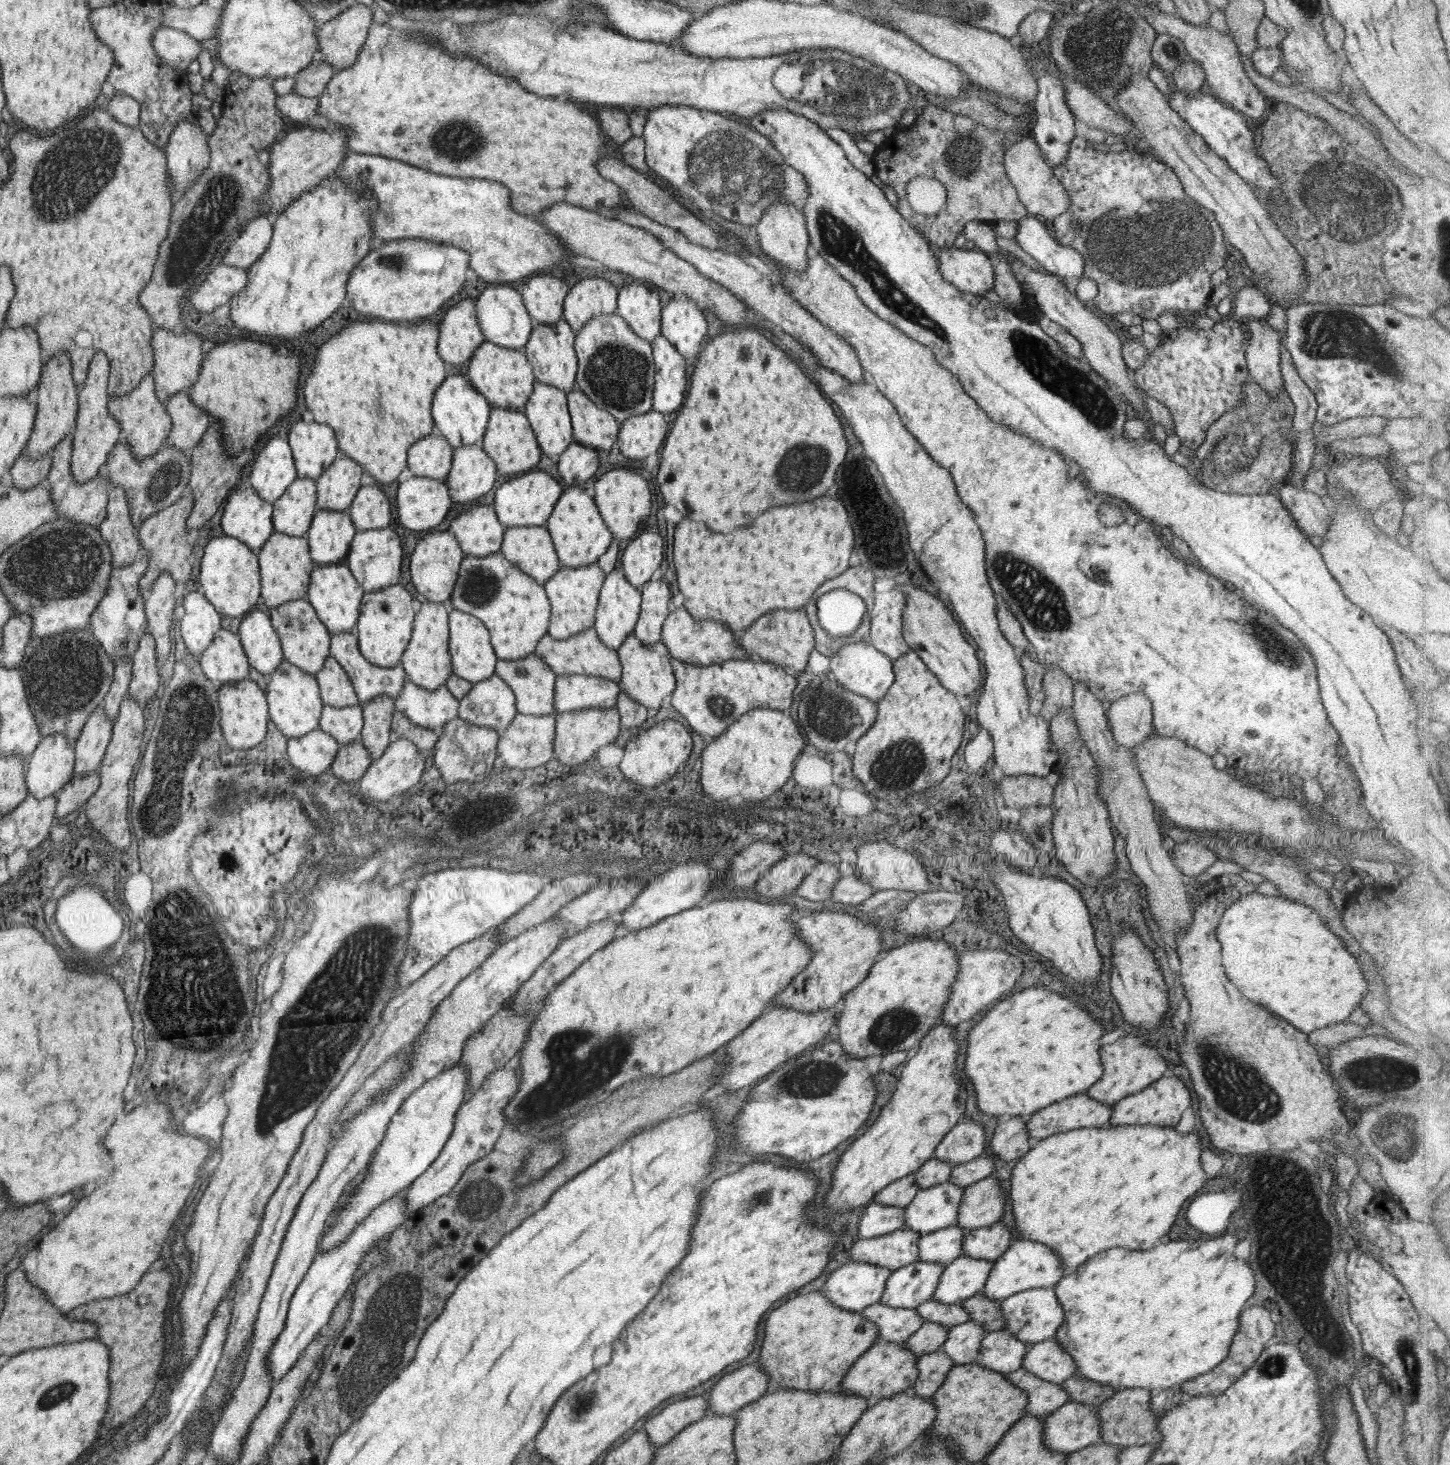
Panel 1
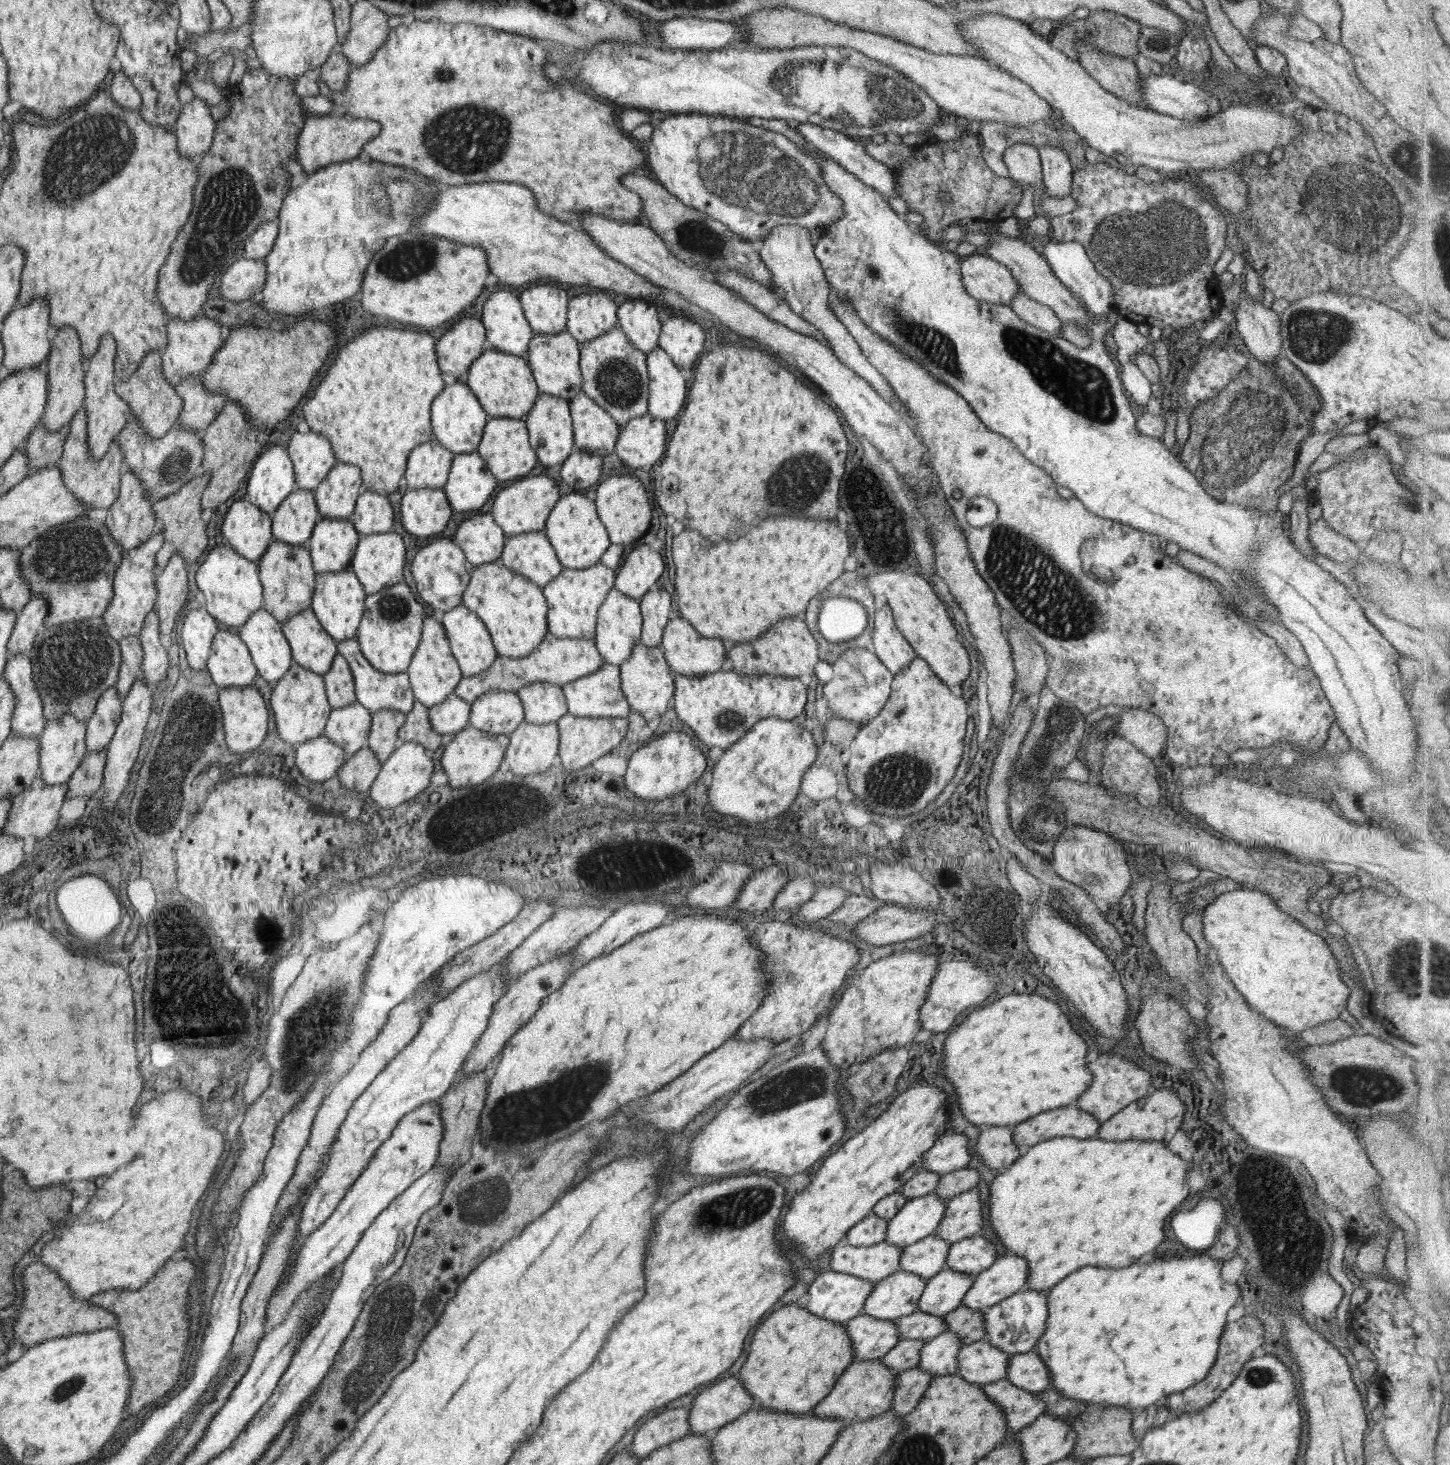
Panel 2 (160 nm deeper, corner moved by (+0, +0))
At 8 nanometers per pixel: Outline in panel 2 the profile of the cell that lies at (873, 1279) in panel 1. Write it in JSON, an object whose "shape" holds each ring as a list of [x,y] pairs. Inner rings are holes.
{"shape":[[[834,1270],[817,1273],[808,1287],[807,1294],[809,1294],[809,1298],[804,1308],[807,1308],[811,1314],[815,1314],[820,1318],[843,1325],[861,1313],[863,1303],[873,1285],[873,1282],[861,1280],[850,1274],[841,1274]]]}

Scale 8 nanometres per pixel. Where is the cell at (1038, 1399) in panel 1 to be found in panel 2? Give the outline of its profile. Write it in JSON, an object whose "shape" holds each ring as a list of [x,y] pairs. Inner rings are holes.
{"shape":[[[1006,1377],[984,1385],[981,1391],[1003,1411],[1005,1427],[1011,1434],[1019,1432],[1045,1412],[1038,1393],[1023,1391],[1008,1382]]]}

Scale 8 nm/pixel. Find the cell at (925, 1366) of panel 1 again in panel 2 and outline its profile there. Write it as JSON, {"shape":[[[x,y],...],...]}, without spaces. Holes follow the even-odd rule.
{"shape":[[[916,1366],[897,1373],[894,1378],[895,1392],[891,1410],[897,1412],[897,1416],[908,1414],[917,1406],[932,1378],[928,1372],[919,1370]]]}

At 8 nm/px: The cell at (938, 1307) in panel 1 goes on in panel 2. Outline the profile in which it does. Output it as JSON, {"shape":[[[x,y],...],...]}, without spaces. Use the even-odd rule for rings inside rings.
{"shape":[[[915,1311],[894,1320],[899,1340],[928,1340],[947,1330],[942,1316]]]}

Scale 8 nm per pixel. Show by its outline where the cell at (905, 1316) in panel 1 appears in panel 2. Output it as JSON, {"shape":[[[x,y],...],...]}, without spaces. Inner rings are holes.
{"shape":[[[859,1313],[843,1325],[852,1344],[852,1361],[883,1358],[899,1341],[894,1320],[877,1320]]]}

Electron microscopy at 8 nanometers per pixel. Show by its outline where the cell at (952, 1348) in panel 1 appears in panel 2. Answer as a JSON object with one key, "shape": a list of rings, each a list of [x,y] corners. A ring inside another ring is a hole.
{"shape":[[[949,1330],[926,1340],[919,1351],[916,1367],[931,1376],[945,1376],[956,1372],[956,1356],[962,1344],[955,1332]]]}

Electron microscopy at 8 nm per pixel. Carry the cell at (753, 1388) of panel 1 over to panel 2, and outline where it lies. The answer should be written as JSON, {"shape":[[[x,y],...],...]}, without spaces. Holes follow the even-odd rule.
{"shape":[[[725,1378],[693,1398],[689,1408],[689,1433],[713,1434],[754,1404],[755,1400],[743,1389],[738,1378]]]}

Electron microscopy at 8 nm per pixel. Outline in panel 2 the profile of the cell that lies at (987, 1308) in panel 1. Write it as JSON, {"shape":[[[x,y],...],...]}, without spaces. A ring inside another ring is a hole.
{"shape":[[[959,1305],[955,1310],[942,1316],[947,1330],[955,1332],[962,1345],[984,1340],[983,1311],[971,1310]]]}

